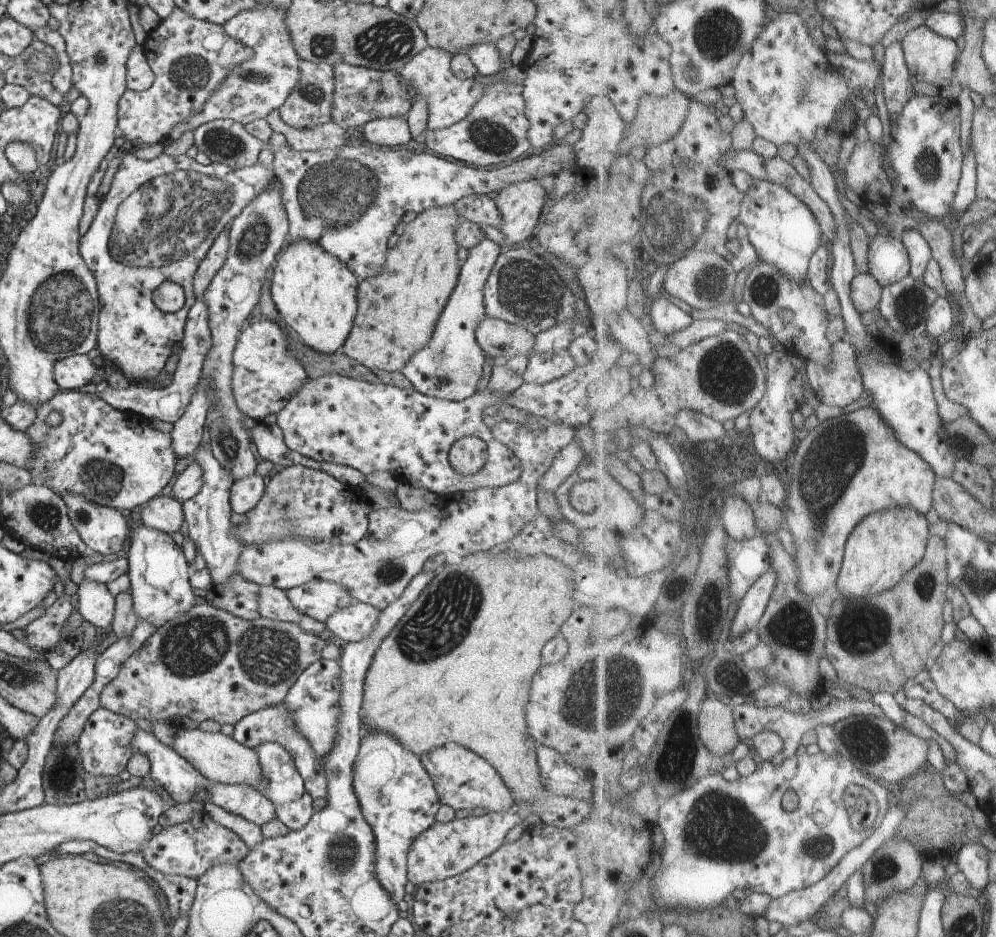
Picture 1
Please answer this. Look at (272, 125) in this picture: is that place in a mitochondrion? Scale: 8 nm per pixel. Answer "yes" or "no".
no

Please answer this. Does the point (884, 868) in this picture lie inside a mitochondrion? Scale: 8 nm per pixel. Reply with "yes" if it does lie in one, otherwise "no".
yes

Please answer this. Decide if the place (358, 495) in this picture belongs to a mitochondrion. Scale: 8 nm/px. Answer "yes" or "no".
no

